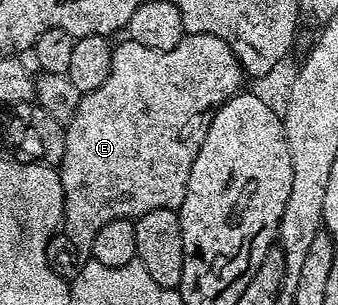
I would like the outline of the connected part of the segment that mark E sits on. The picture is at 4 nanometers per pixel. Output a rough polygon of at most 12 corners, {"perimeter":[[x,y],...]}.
{"perimeter":[[214,35],[113,48],[64,125],[62,233],[179,210],[245,71]]}

